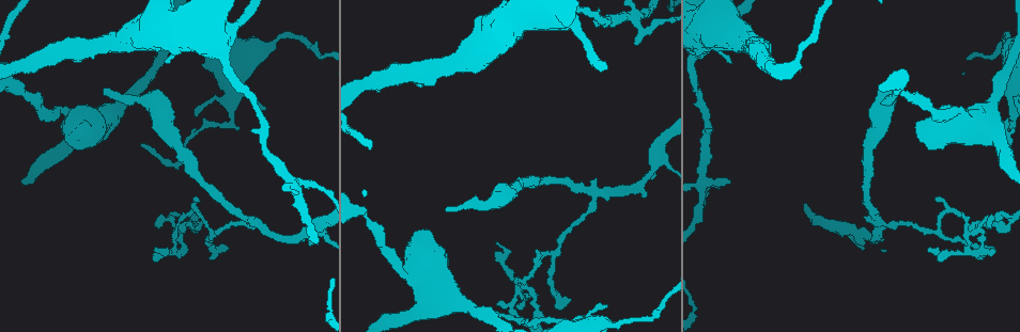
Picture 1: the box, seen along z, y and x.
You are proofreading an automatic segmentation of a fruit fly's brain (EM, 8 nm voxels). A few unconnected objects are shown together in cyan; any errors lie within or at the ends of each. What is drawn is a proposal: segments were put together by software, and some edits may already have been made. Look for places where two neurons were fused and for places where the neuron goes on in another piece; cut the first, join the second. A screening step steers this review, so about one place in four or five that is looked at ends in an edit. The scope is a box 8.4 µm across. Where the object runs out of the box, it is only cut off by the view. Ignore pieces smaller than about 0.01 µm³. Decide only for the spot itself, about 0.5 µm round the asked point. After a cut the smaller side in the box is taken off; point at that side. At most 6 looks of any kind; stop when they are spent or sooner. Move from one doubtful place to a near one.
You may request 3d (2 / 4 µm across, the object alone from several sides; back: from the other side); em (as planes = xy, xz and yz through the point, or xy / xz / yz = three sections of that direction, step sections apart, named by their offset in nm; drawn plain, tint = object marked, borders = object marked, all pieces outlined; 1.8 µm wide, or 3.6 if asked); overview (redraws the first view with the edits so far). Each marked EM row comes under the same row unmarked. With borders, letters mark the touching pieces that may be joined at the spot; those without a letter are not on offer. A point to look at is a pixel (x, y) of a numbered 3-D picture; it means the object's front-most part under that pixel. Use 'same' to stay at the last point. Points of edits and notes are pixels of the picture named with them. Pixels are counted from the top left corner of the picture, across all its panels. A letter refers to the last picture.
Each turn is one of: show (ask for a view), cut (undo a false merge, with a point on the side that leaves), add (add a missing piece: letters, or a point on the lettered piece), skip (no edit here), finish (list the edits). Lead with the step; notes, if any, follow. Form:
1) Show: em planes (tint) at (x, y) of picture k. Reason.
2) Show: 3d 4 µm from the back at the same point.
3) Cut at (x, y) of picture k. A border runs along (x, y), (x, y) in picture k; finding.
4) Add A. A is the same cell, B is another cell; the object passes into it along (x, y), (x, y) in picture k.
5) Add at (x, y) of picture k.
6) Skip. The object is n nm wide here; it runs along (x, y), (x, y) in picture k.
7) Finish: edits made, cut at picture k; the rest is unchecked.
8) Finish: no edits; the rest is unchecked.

Show: 3d 4 µm at (107, 89) of picture 1. Free end.

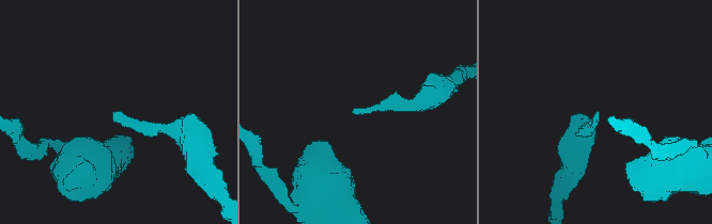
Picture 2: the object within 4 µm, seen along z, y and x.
Show: em 3.6 µm yz step 16 (tint) at (120, 114) of picture 2. Now the EM.

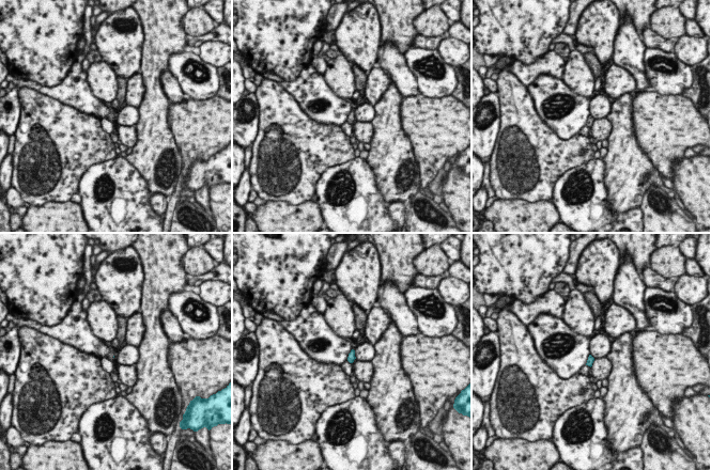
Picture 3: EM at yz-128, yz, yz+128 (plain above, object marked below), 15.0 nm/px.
Show: em 3.6 µm planes (borders) at the same point. Another direction.

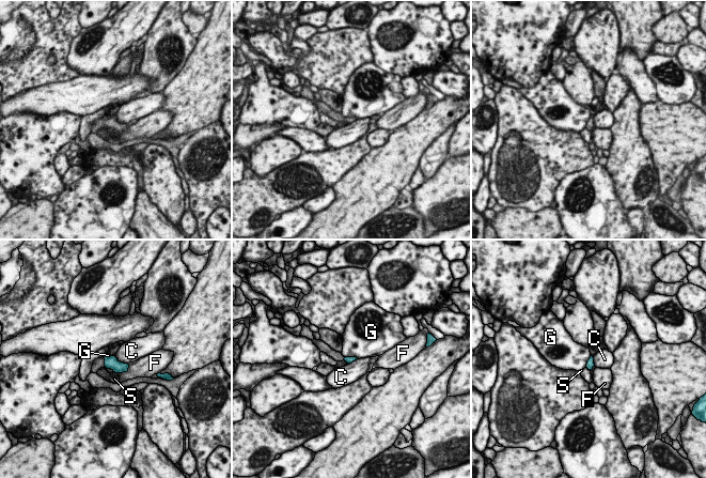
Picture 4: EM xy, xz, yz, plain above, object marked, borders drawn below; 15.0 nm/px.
Skip. The longest contact is with C, 260 nm; C, F, G and S are other cells; a border runs along (114, 356), (128, 365) in picture 4; none of them fits.

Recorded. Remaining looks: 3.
Show: 3d 4 µm at (24, 95) of picture 1. Sharp bend.

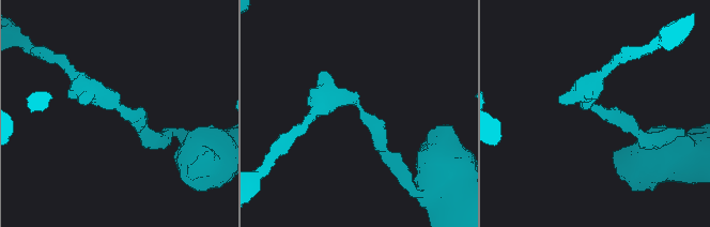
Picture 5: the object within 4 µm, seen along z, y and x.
Show: em planes (tint) at (119, 109) of picture 5. The arms are 220, 340 nm wide.

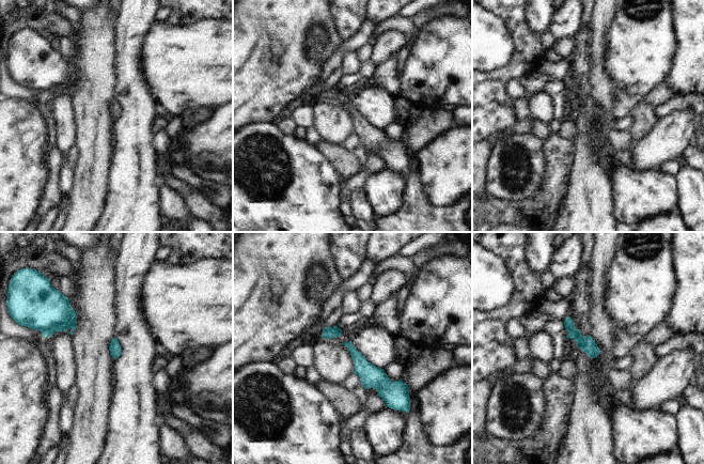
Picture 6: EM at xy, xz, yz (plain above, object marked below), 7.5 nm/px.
Show: em planes (borders) at the same point. What lies round it.

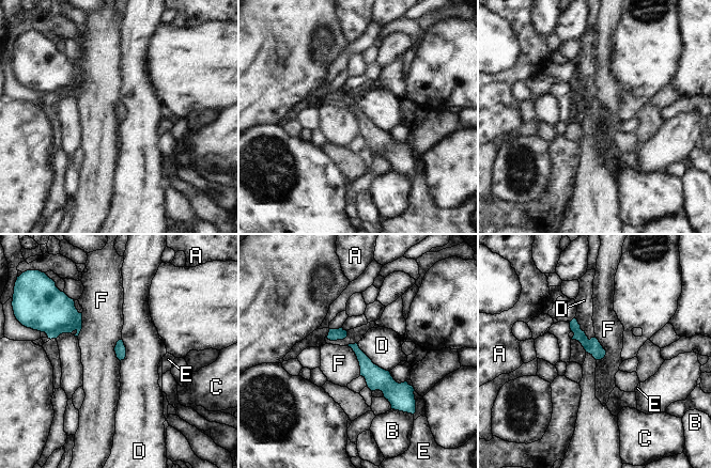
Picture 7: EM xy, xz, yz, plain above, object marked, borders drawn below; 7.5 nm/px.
Skip. A, B, C, D, E and F are other cells; all the same neuron.

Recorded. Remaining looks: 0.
Finish: no edits; the rest is unchecked.

